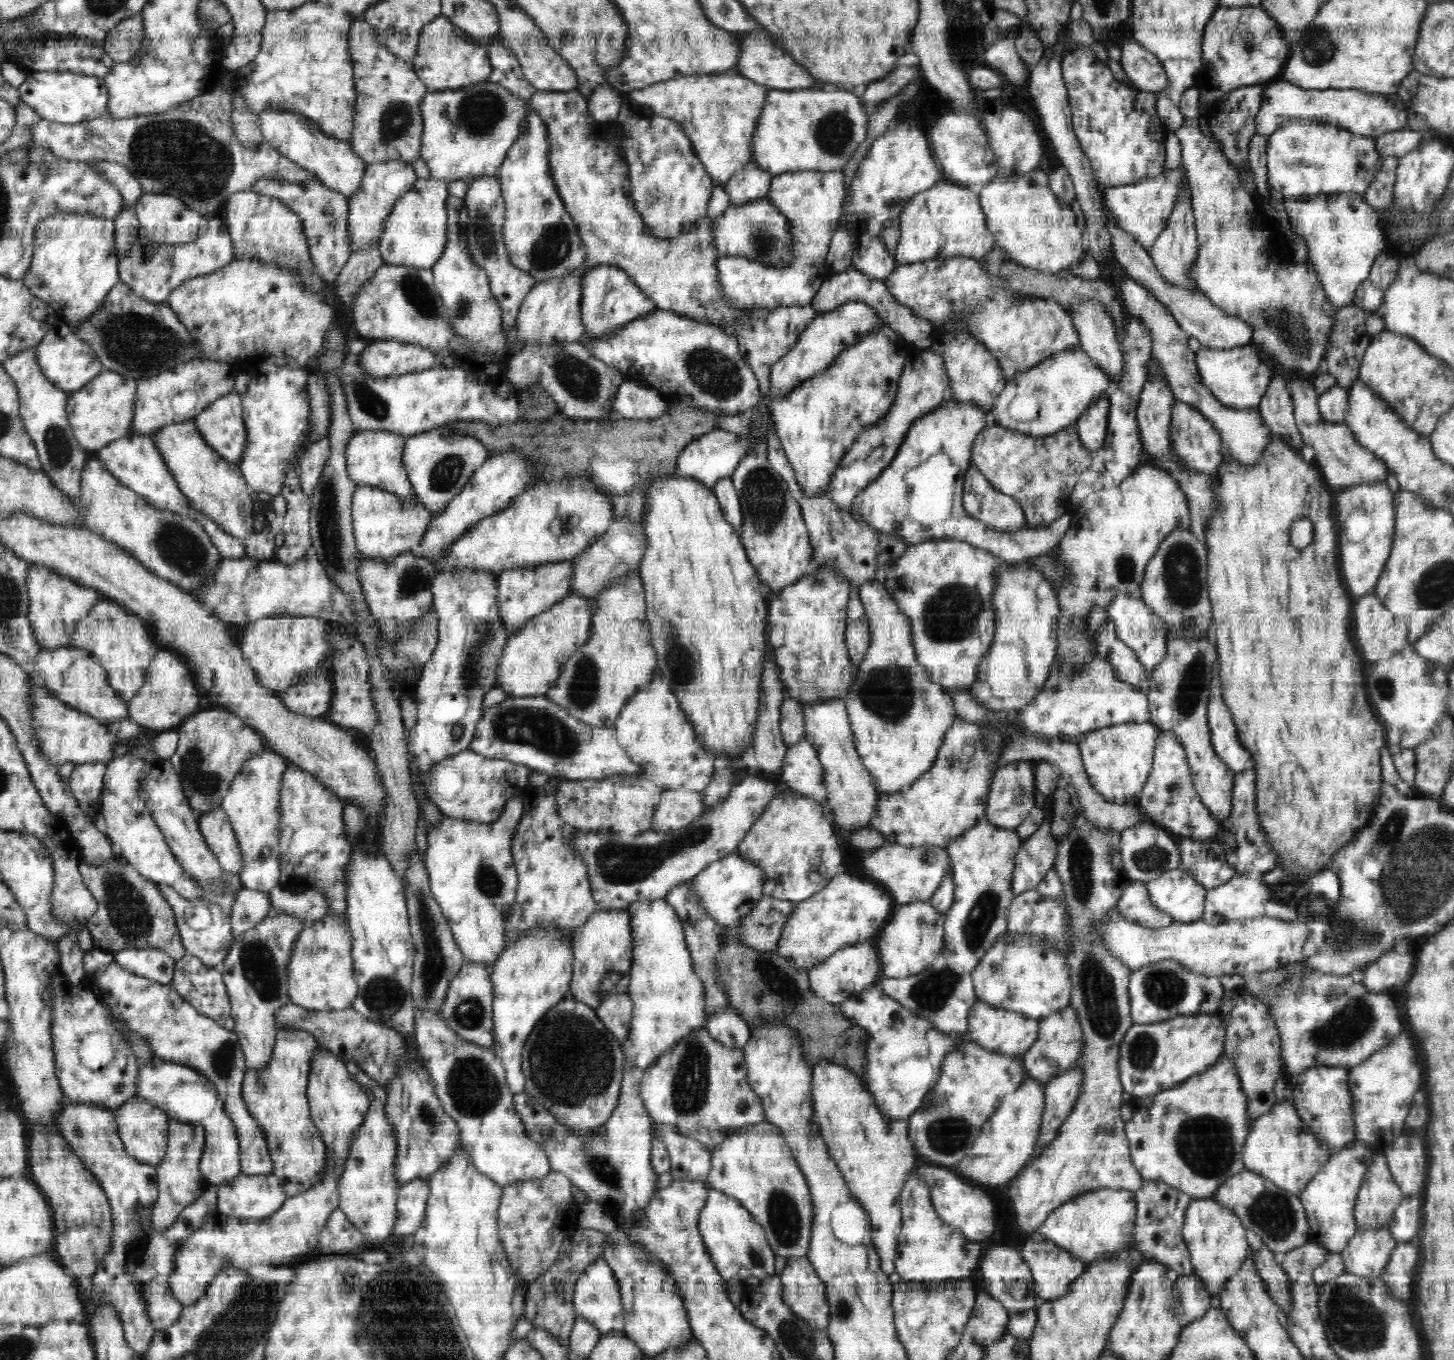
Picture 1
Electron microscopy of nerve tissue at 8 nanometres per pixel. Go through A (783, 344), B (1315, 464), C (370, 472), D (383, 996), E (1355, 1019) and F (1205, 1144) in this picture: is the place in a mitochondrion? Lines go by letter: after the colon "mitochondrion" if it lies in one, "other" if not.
A: other
B: other
C: other
D: mitochondrion
E: mitochondrion
F: mitochondrion

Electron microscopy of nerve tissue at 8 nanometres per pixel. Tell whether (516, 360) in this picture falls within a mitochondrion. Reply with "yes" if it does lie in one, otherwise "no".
no

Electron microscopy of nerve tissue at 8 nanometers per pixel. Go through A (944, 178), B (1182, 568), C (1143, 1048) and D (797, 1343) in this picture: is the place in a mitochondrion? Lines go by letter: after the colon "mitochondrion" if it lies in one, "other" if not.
A: other
B: mitochondrion
C: mitochondrion
D: mitochondrion

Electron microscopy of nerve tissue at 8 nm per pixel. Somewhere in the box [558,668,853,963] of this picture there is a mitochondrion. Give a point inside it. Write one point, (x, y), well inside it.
(627, 862)

